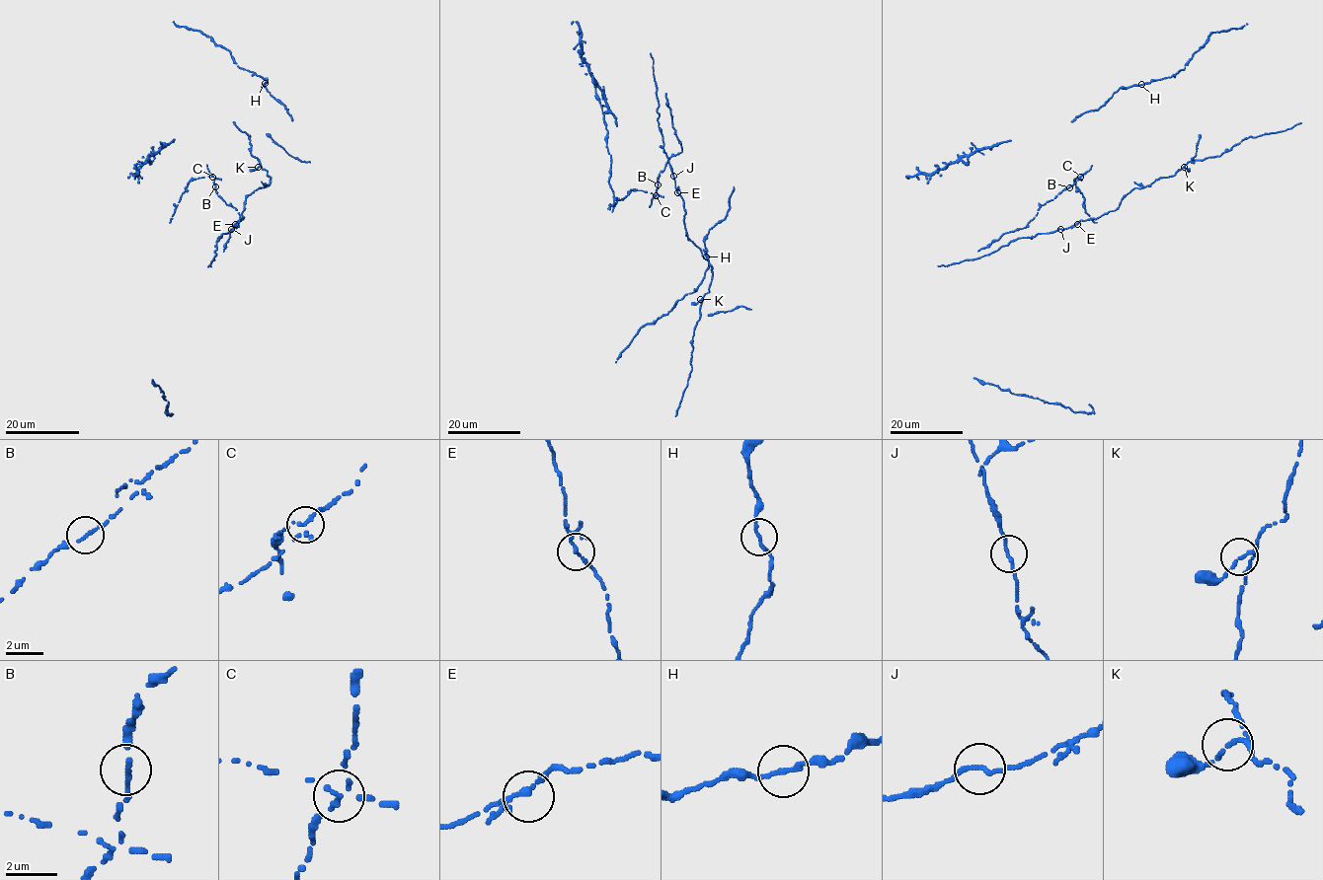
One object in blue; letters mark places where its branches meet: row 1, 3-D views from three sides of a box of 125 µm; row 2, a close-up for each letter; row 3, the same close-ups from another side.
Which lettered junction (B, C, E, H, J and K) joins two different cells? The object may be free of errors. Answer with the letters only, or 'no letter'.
C

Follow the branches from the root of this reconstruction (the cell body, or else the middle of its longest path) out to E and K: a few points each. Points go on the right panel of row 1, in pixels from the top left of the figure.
E: (1060, 229), (1077, 224)
K: (1060, 229), (1115, 210), (1133, 188), (1149, 186), (1184, 167)

